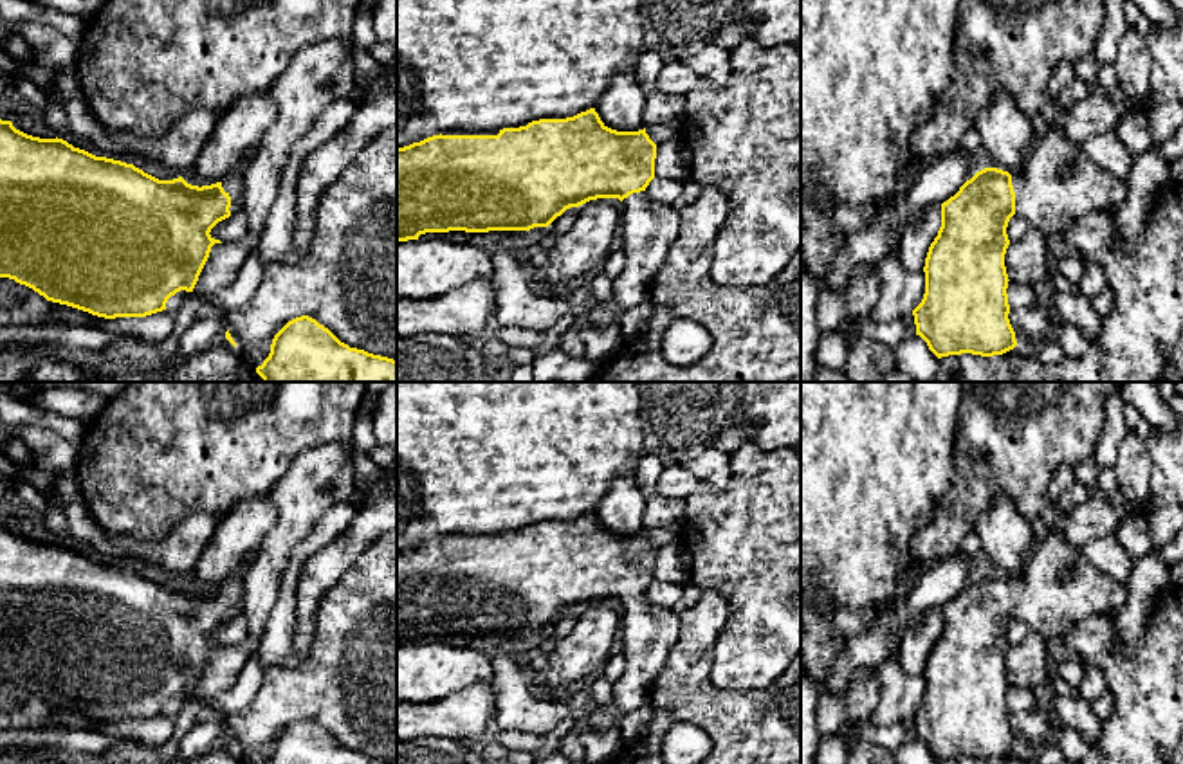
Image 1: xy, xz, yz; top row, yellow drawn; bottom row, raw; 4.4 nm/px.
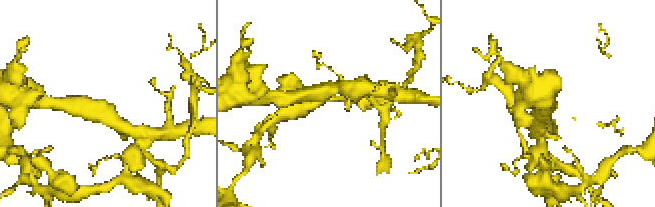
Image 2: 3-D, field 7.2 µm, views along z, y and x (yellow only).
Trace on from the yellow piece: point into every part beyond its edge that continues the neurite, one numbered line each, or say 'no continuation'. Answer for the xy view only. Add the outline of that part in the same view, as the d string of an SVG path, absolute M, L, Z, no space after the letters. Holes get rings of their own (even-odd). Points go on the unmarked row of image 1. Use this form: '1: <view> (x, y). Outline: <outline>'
1: xy (233, 588). Outline: M238 573L234 577L229 577L222 584L222 591L231 600L231 611L229 611L231 618L243 616L243 602L242 602L243 584L242 584L242 573Z

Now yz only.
1: yz (1059, 588). Outline: M1075 481L1057 501L1051 517L1037 526L1035 548L1024 569L1012 578L1015 596L1015 618L1026 622L1041 638L1053 640L1068 636L1082 620L1105 614L1116 616L1125 605L1125 586L1107 573L1098 571L1082 553L1062 537L1059 523L1075 508L1084 505L1093 490Z

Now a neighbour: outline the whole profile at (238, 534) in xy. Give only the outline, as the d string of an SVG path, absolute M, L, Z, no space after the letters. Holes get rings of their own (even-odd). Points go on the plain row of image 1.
M267 492L240 501L218 519L195 569L180 580L198 591L222 586L242 573L274 523L276 510Z

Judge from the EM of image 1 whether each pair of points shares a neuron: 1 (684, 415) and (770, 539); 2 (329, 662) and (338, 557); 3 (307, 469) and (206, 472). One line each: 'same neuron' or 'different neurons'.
1: different neurons
2: different neurons
3: different neurons

